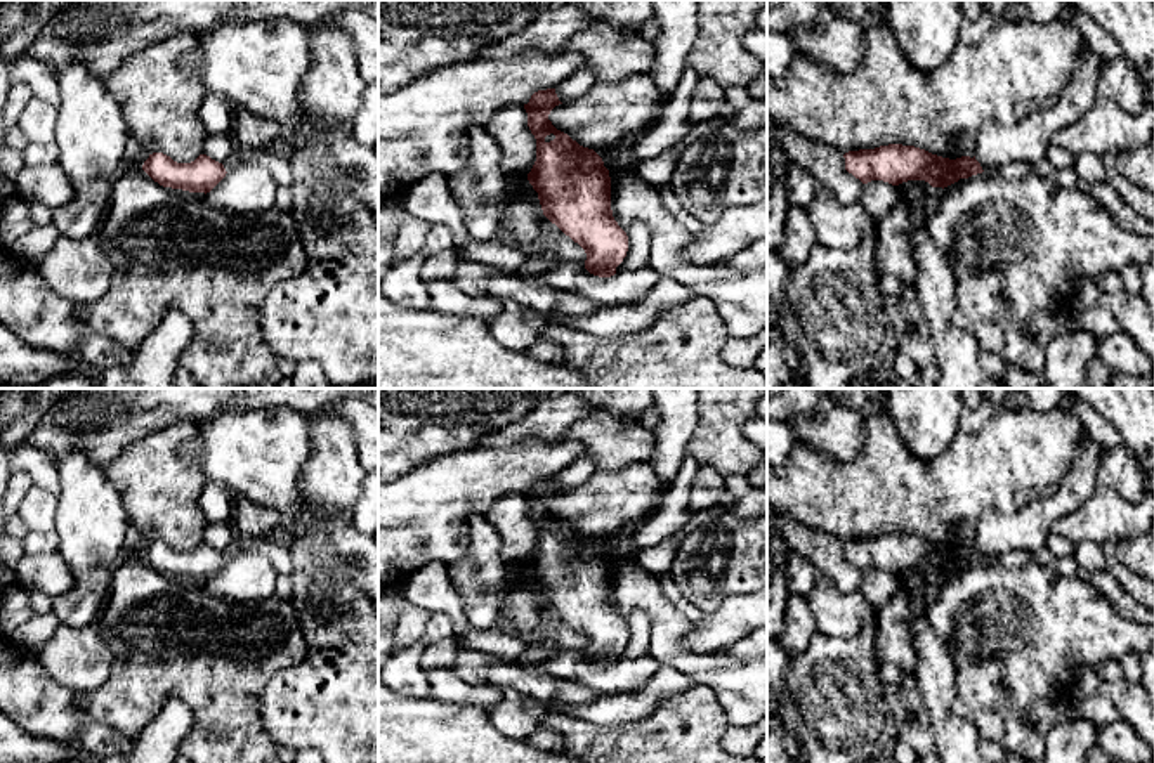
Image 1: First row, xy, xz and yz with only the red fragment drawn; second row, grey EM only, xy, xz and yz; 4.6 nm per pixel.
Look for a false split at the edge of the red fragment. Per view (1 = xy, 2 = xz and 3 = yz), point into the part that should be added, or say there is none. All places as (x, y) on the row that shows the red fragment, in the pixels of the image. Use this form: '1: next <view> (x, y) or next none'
1: next none
2: next none
3: next none

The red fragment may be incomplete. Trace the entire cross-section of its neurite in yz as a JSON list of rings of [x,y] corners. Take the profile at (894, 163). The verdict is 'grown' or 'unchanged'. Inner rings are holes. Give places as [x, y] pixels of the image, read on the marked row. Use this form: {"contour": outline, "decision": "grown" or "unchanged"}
{"contour": [[[902,144],[849,151],[843,158],[845,170],[862,184],[883,180],[899,186],[908,180],[925,180],[932,187],[944,189],[960,179],[968,179],[984,172],[975,156],[949,160]]], "decision": "unchanged"}

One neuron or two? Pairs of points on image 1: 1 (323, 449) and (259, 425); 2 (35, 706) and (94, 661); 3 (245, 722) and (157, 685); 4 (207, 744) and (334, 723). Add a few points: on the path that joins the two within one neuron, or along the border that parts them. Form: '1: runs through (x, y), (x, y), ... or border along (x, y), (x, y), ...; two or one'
1: border along (309, 425), (309, 458), (304, 465), (301, 484); two
2: border along (35, 654), (40, 666), (51, 677), (77, 694); two
3: runs through (222, 701), (207, 685), (179, 685); one
4: border along (261, 694), (259, 718), (262, 729), (278, 744); two

